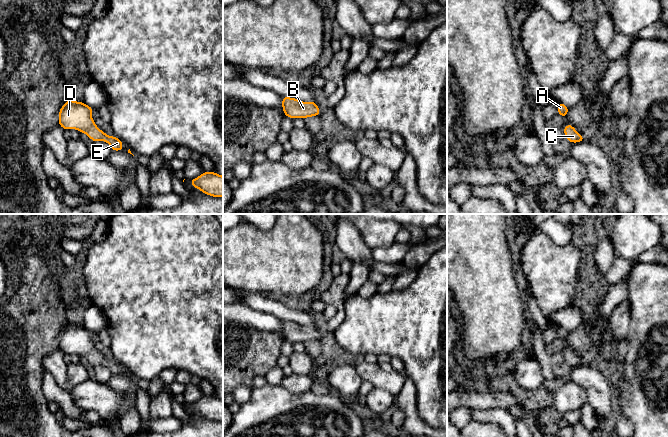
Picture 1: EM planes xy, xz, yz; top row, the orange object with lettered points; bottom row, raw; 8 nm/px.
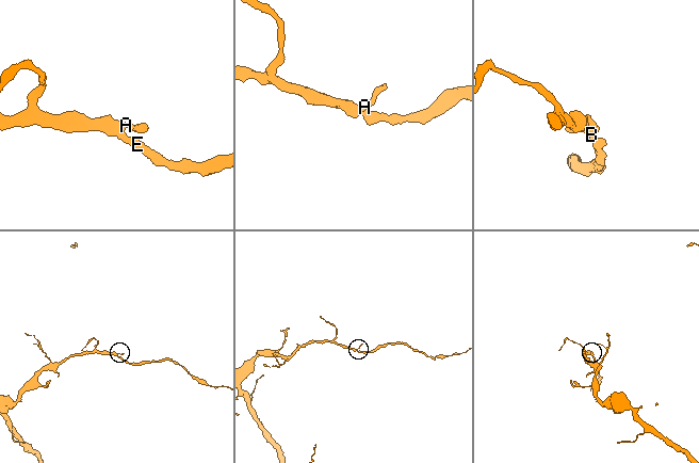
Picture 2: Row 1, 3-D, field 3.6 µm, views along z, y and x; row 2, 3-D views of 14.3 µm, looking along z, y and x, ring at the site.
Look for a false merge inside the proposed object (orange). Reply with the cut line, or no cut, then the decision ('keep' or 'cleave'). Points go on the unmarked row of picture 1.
no cut; keep

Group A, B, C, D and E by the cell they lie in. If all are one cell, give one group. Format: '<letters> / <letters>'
A B C D E

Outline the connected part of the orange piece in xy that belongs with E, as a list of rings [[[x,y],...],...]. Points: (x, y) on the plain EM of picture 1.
[[[68,322],[59,334],[58,347],[64,354],[77,353],[89,360],[93,366],[105,365],[112,375],[123,375],[123,366],[116,360],[112,361],[100,354],[92,343],[94,332],[84,326]]]

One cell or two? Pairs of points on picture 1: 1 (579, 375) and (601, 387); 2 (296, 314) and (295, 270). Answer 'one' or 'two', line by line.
1: one
2: two

